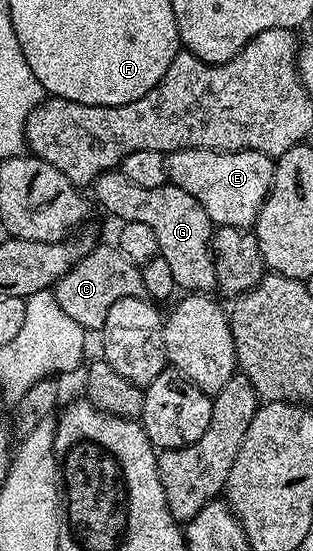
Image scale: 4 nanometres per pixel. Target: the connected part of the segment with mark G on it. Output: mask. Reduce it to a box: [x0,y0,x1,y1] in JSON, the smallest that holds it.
[92,170,218,294]

